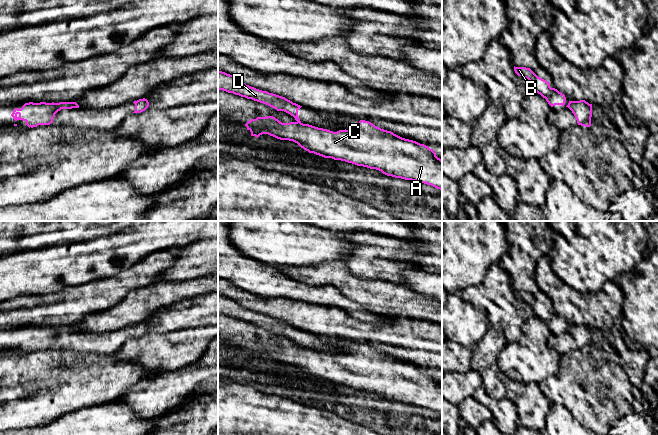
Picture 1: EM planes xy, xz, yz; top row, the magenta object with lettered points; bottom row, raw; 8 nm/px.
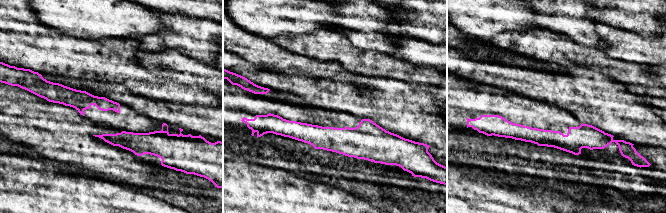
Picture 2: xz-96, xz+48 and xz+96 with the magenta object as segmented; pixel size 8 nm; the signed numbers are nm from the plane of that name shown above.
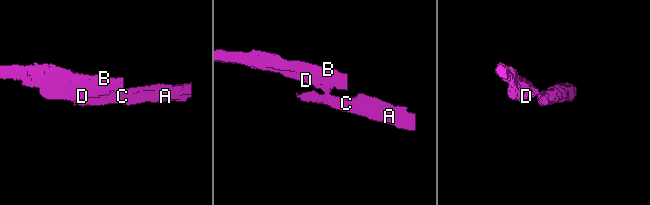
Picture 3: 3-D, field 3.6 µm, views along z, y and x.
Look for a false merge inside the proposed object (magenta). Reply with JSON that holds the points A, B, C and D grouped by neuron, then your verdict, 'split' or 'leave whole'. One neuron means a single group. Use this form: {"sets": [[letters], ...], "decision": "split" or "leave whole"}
{"sets": [["A", "C"], ["B", "D"]], "decision": "split"}

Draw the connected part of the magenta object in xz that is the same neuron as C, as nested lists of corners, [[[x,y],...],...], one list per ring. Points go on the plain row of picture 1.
[[[273,340],[251,343],[245,350],[251,356],[251,360],[257,362],[268,358],[280,364],[293,365],[309,377],[324,382],[376,393],[387,400],[424,407],[442,414],[442,384],[436,380],[434,374],[381,353],[369,345],[360,344],[352,355],[345,353],[337,356],[300,346],[282,347]]]

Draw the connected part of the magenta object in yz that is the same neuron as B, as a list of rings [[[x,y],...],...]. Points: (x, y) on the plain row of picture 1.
[[[514,290],[514,295],[518,300],[528,303],[531,306],[534,315],[545,322],[551,331],[555,329],[565,329],[565,319],[557,313],[551,312],[549,306],[538,301],[530,292]]]

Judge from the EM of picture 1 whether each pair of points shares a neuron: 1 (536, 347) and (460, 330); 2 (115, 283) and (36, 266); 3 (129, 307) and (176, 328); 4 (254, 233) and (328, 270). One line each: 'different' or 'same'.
1: different
2: different
3: different
4: different

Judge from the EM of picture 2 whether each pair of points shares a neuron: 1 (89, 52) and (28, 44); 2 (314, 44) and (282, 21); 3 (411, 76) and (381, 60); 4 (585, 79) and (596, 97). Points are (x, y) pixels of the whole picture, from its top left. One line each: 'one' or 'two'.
1: one
2: two
3: one
4: one

